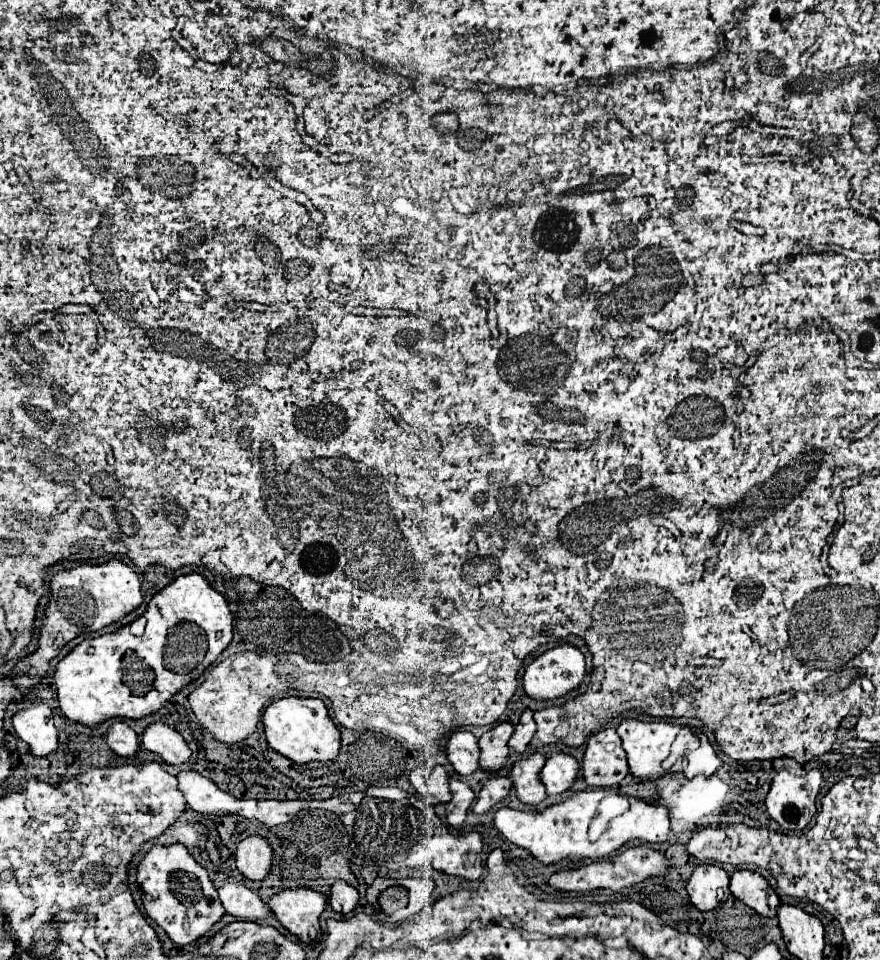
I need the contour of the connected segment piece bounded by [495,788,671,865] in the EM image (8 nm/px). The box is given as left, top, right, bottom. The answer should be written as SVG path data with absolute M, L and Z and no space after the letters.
M591 789L591 791L579 791L573 797L569 797L565 803L553 805L545 809L543 813L531 813L531 811L515 811L509 807L501 807L495 811L495 827L499 833L515 843L517 847L523 847L541 861L541 865L551 865L563 859L569 861L581 861L581 859L603 859L617 851L621 845L641 839L647 843L665 843L669 839L669 817L667 809L663 805L649 805L641 799L625 796L628 799L629 807L621 814L611 820L609 827L600 835L590 834L590 826L598 814L598 807L612 796L621 795L614 789Z

